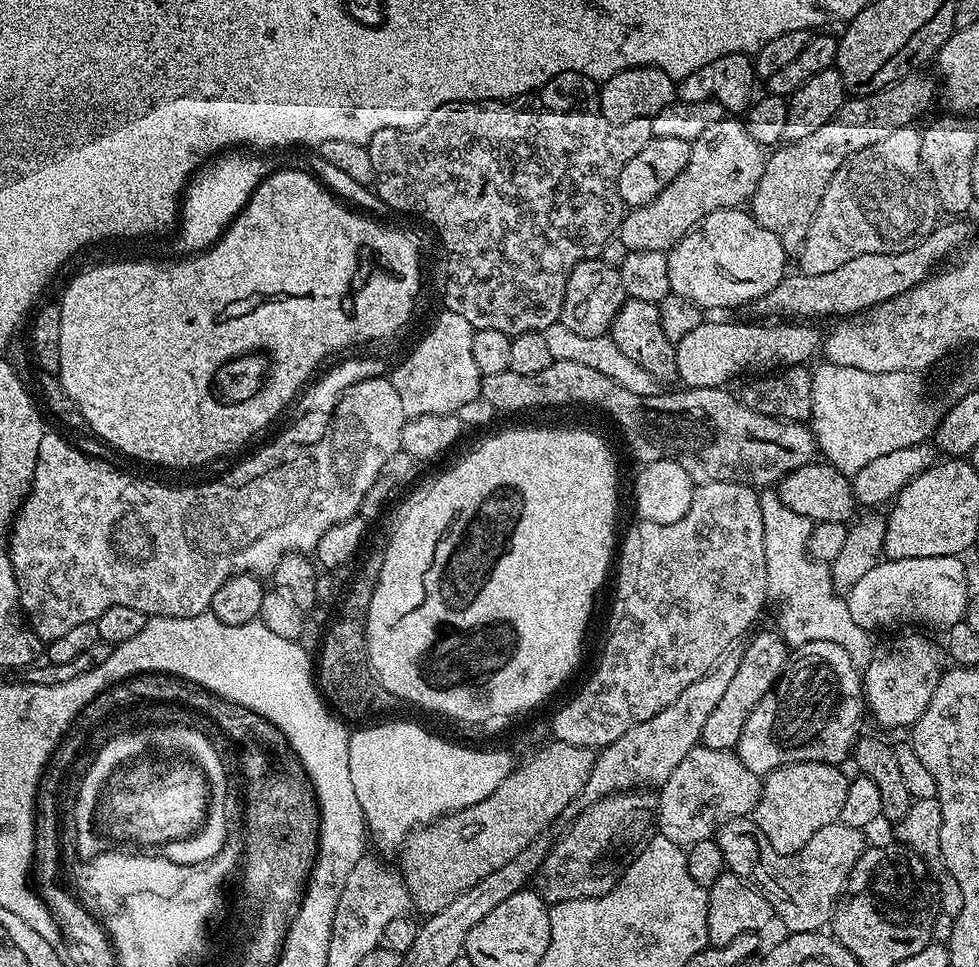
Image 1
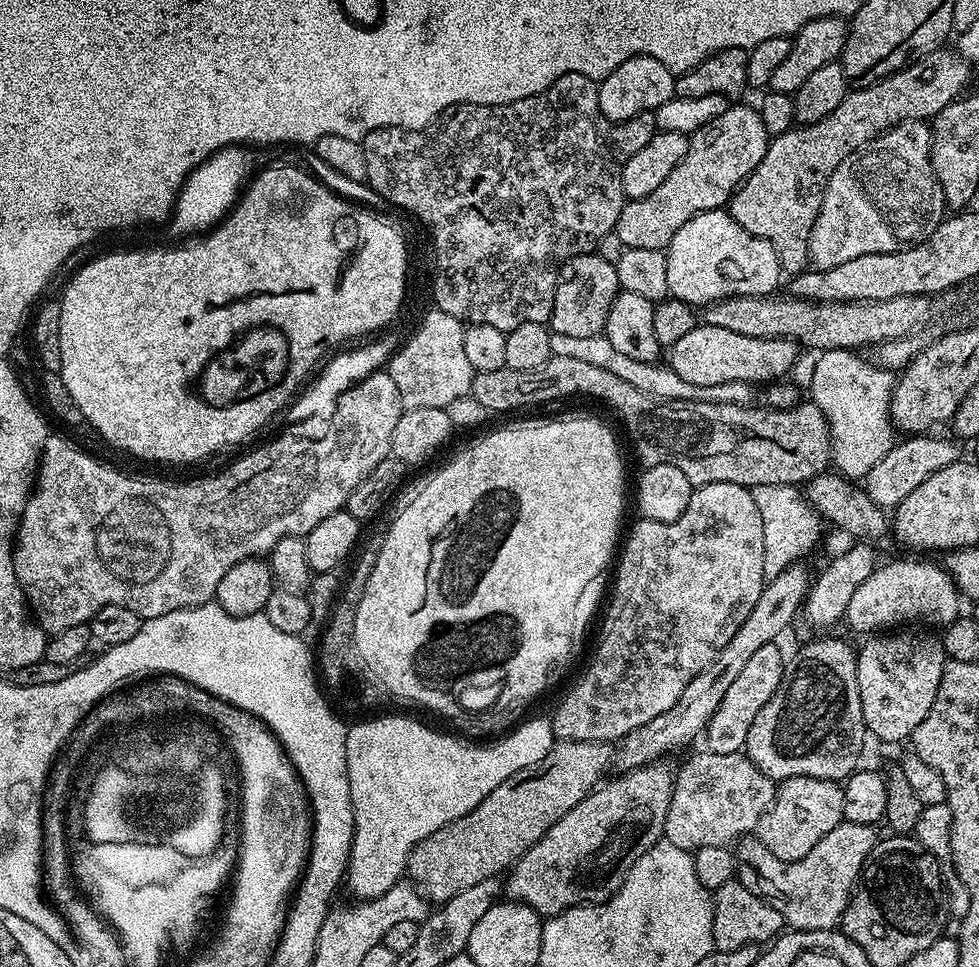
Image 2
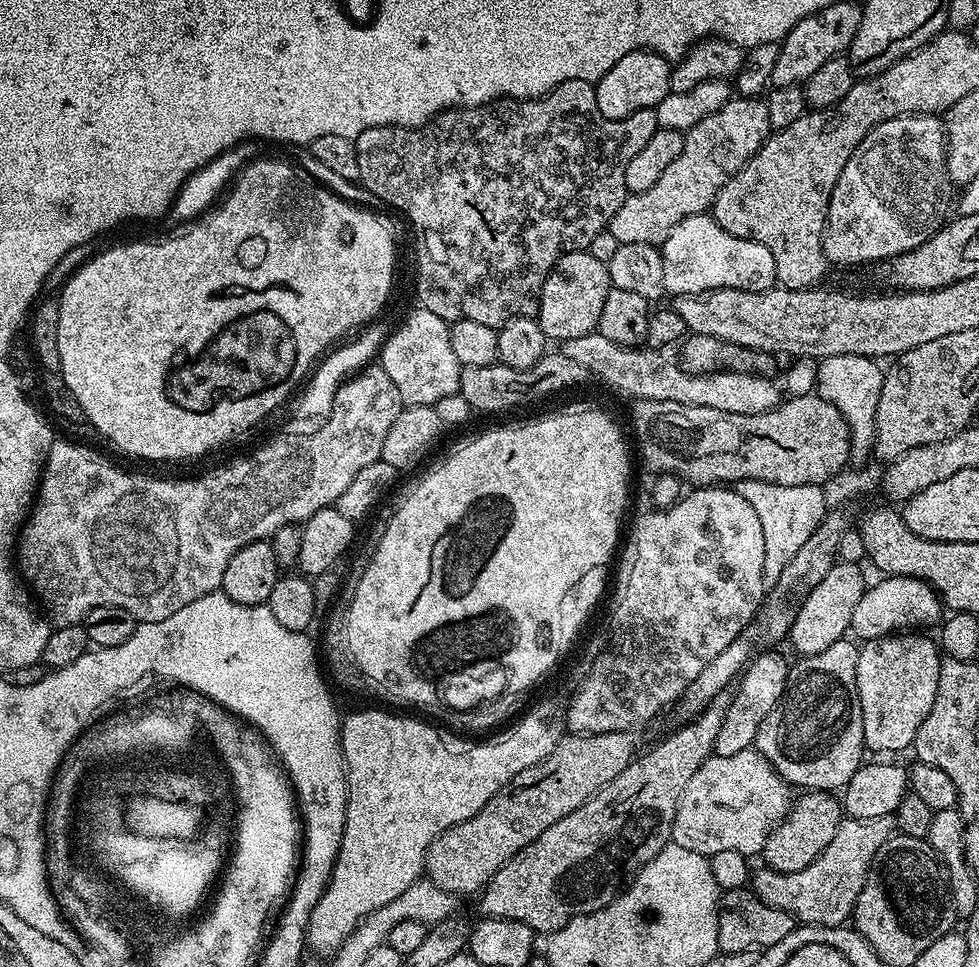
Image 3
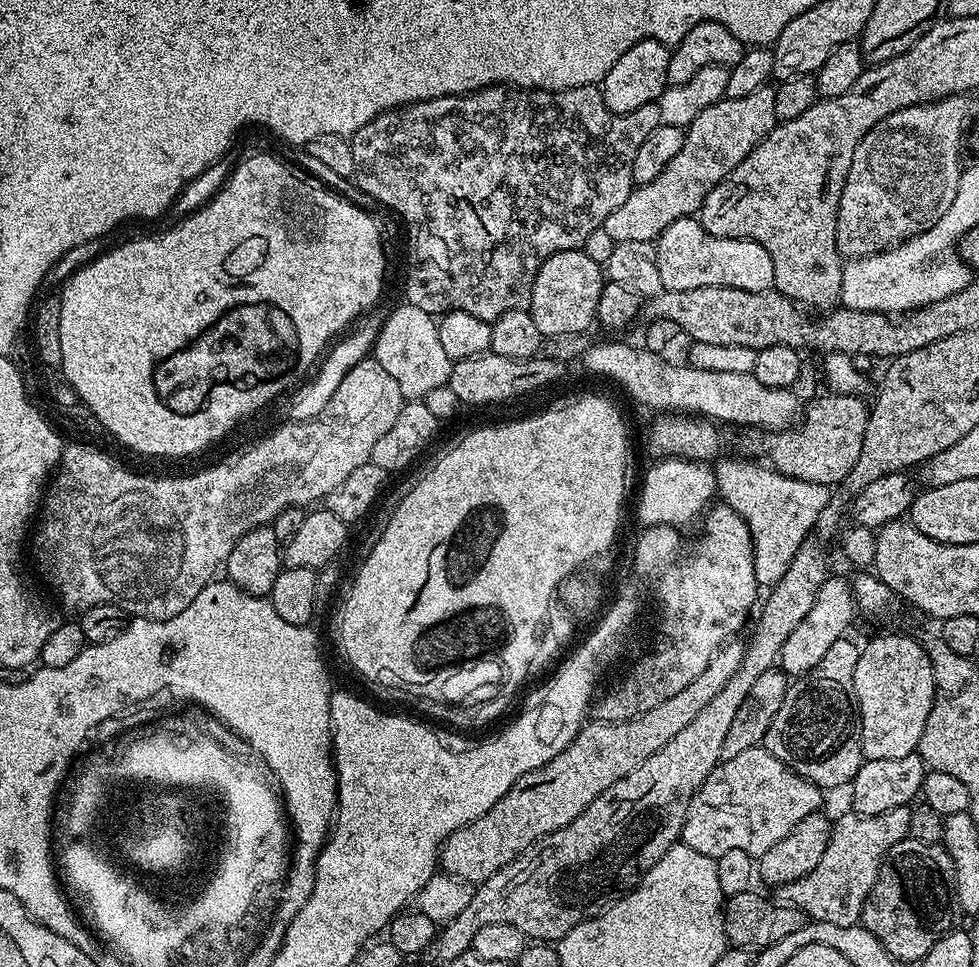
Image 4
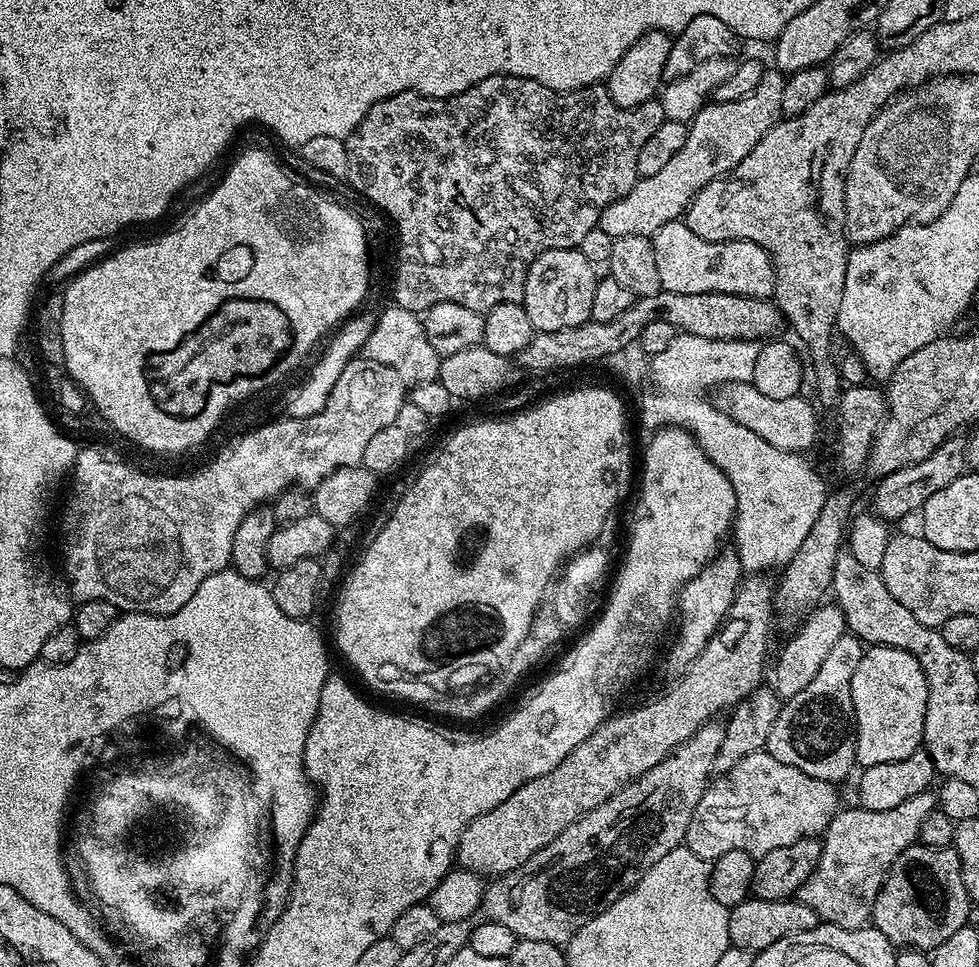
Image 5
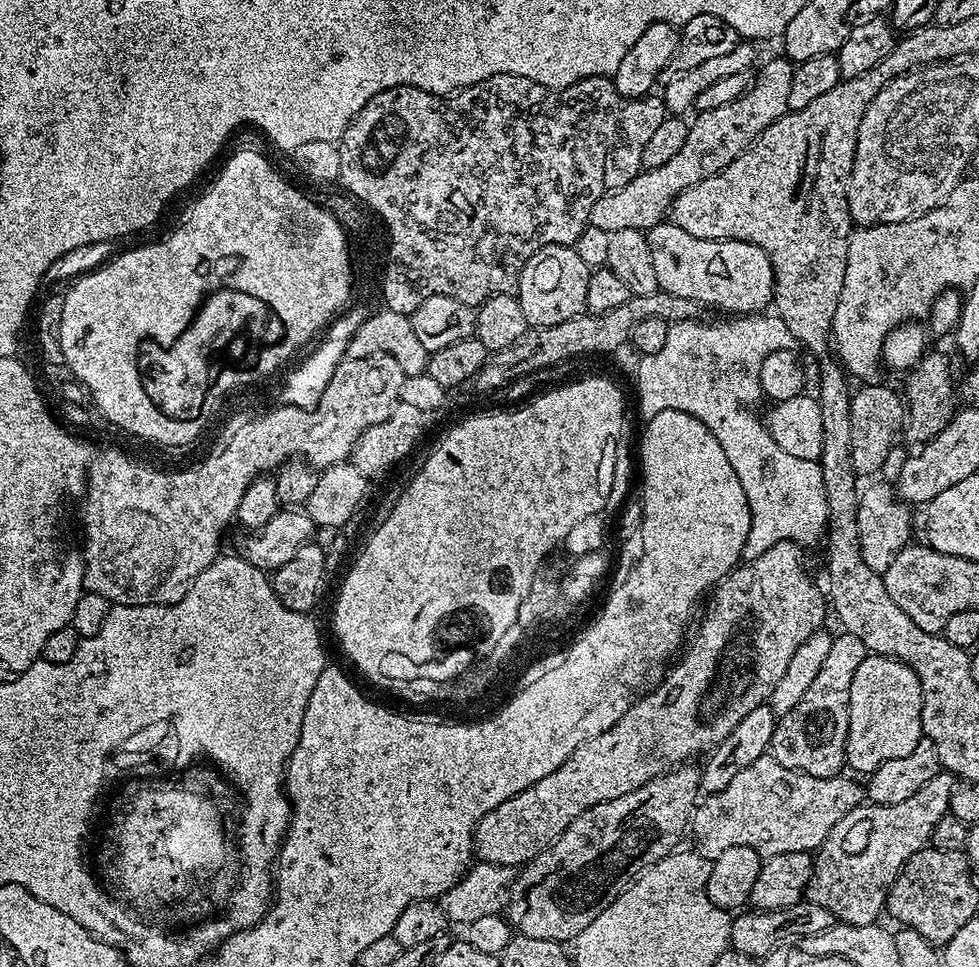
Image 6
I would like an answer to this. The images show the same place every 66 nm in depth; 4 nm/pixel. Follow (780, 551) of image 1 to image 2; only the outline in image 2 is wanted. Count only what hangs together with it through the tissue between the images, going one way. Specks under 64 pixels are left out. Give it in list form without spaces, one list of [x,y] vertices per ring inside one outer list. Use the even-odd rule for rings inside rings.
[[[790,484],[758,486],[751,489],[754,502],[758,502],[758,514],[762,514],[762,538],[764,539],[764,578],[772,581],[792,564],[803,561],[804,555],[822,540],[822,518],[813,510],[803,495]]]

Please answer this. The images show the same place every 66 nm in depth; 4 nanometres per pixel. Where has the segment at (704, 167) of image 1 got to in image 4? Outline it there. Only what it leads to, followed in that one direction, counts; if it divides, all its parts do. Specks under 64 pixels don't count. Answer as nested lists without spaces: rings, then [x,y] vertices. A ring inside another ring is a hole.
[[[765,86],[754,90],[754,94],[746,94],[746,98],[725,98],[714,102],[714,106],[706,106],[706,110],[684,129],[682,150],[678,150],[666,170],[662,170],[654,182],[635,185],[630,198],[606,218],[606,234],[610,234],[616,244],[655,242],[670,222],[695,217],[706,194],[726,179],[776,127],[775,93],[775,87]]]

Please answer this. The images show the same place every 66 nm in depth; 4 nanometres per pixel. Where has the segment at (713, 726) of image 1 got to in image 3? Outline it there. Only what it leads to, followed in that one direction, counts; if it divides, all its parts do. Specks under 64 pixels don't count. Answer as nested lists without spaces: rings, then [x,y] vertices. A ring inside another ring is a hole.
[[[764,650],[755,655],[750,665],[739,677],[734,688],[732,705],[730,710],[726,710],[722,730],[718,730],[715,755],[729,756],[730,754],[738,754],[738,750],[746,750],[755,745],[758,726],[762,726],[766,714],[770,714],[770,710],[774,710],[774,706],[779,702],[786,690],[790,660],[787,660],[784,656],[779,656],[776,652],[778,651]]]

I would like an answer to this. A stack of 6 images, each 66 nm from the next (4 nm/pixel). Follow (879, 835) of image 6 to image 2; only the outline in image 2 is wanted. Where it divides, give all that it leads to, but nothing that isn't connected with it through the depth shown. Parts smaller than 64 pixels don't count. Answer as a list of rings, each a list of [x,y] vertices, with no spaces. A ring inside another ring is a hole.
[[[844,820],[806,858],[786,862],[774,858],[759,838],[748,838],[739,845],[738,856],[742,863],[738,868],[738,879],[754,894],[758,894],[778,914],[782,914],[789,929],[806,930],[835,929],[852,897],[852,890],[860,878],[860,872],[868,863],[868,856],[878,843],[877,829],[871,824],[855,824]]]

